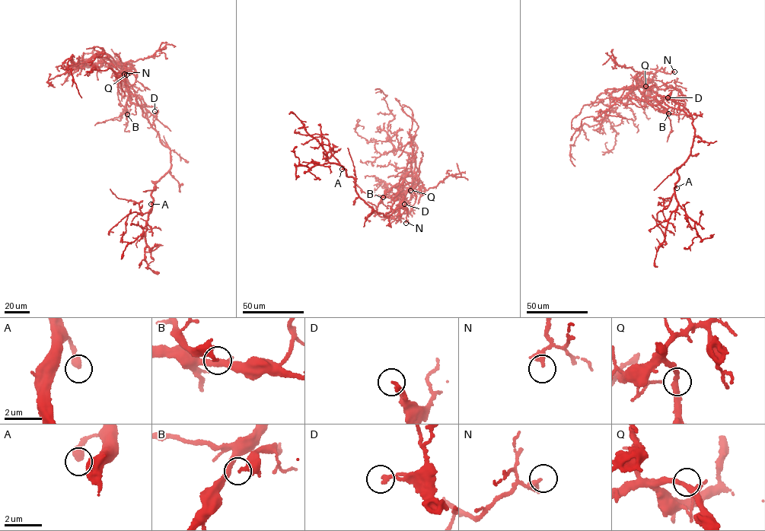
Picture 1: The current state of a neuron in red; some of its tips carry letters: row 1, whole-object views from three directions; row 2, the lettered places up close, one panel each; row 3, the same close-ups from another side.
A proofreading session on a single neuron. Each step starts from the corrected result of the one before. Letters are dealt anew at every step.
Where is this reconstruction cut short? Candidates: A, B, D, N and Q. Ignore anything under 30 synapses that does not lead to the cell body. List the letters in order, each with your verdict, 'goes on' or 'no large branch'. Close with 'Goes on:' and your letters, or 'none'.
A: no large branch
B: no large branch
D: no large branch
N: no large branch
Q: no large branch
Goes on: none

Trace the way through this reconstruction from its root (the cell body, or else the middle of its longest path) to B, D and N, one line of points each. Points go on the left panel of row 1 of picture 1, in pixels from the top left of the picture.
B: (148, 119), (143, 116), (141, 108), (132, 94), (126, 100), (127, 114)
D: (148, 119), (151, 127), (156, 118), (154, 111)
N: (148, 119), (141, 107), (131, 102), (124, 84), (122, 66), (109, 64), (119, 62), (124, 74)

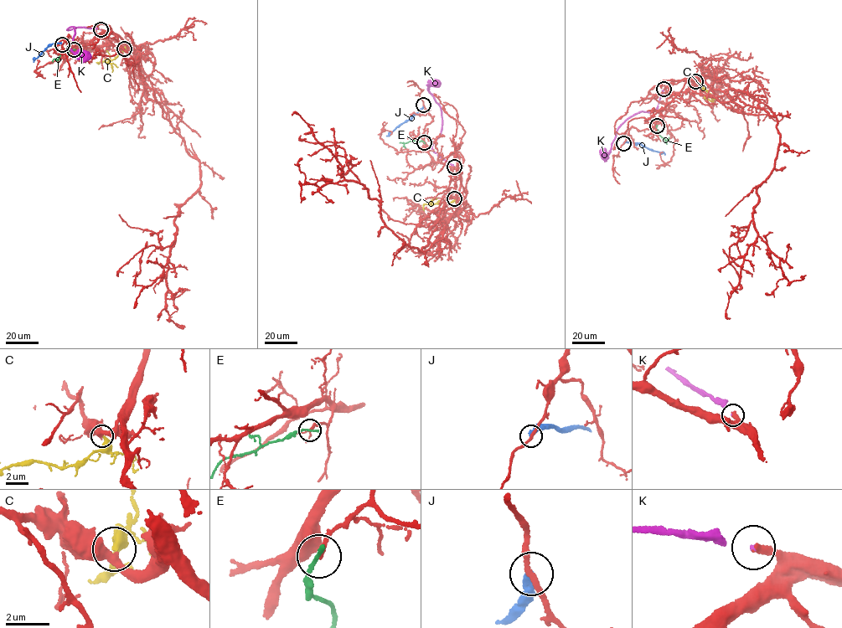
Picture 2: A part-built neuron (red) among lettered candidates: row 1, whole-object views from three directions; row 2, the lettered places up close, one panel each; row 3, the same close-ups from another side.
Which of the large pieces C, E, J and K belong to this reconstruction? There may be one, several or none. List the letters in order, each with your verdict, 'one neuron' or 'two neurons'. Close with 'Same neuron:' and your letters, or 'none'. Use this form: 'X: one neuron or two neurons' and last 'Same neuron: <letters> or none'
C: one neuron
E: two neurons
J: two neurons
K: one neuron
Same neuron: C, K

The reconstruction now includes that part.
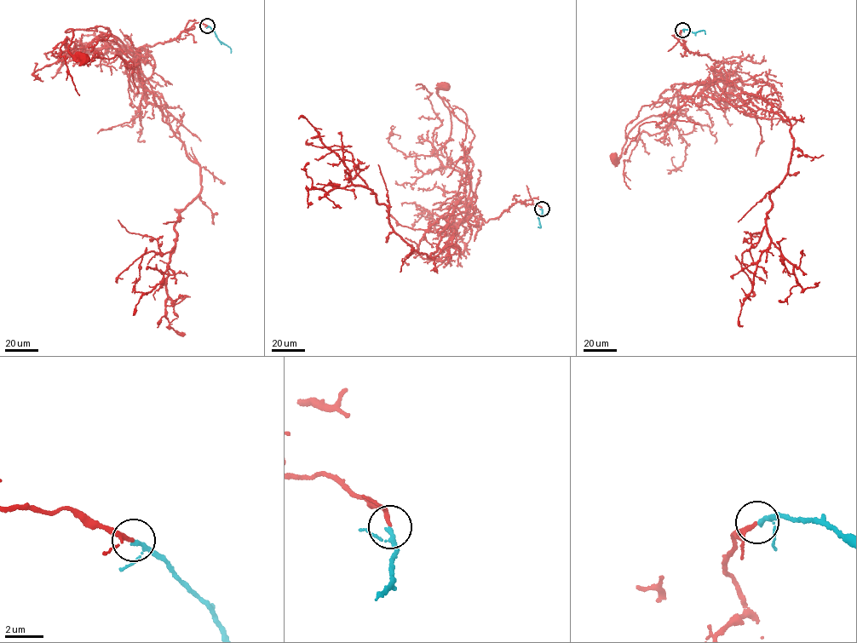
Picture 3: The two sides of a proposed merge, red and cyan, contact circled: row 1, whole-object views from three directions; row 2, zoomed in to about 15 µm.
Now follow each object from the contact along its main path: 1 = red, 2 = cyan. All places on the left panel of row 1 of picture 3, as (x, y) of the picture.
1: (207, 25), (194, 23), (135, 56), (114, 36), (68, 30), (68, 53), (83, 57)
2: (207, 25), (219, 40), (230, 48), (231, 53)

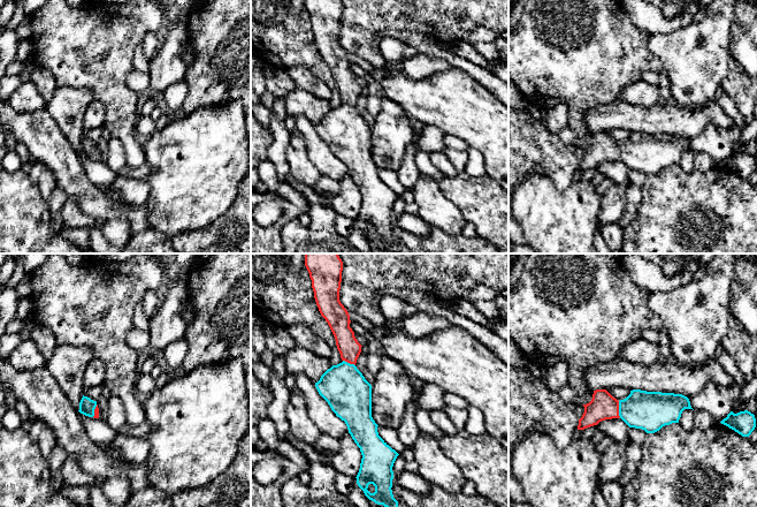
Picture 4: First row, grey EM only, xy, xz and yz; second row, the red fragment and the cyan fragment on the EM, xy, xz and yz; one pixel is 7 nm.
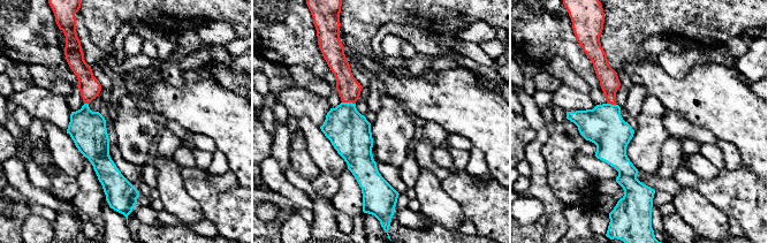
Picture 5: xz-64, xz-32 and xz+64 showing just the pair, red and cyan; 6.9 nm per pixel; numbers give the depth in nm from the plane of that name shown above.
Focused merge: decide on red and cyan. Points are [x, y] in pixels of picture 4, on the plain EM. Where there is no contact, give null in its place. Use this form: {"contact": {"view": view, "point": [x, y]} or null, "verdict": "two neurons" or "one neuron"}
{"contact": {"view": "yz", "point": [618, 151]}, "verdict": "one neuron"}

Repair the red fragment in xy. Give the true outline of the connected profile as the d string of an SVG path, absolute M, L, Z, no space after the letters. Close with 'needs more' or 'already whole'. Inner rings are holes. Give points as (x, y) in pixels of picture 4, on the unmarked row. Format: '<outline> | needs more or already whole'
M83 137L79 144L78 153L85 158L99 160L99 150L98 150L97 143L93 143L87 138Z | needs more

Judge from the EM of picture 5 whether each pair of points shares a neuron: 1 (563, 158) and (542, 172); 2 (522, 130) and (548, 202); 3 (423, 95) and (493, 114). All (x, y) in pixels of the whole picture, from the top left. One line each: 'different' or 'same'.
1: different
2: different
3: same

